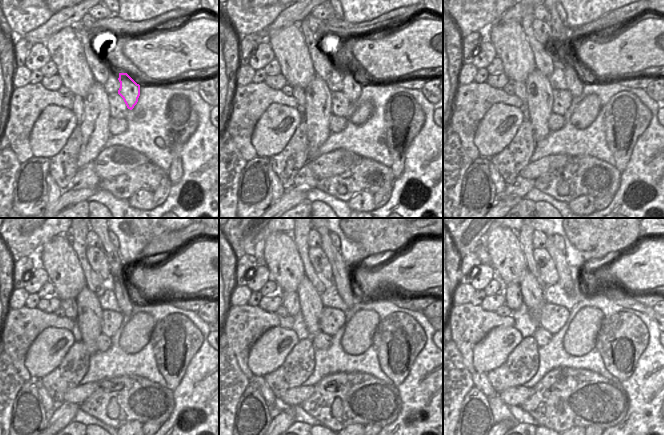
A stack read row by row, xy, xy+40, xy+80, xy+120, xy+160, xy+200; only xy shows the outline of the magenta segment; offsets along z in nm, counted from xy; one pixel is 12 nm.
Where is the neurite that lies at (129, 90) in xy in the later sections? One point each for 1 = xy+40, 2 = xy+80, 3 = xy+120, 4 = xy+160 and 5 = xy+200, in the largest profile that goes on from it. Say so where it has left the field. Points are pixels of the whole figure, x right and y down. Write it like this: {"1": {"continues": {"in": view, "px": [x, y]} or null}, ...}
{"1": {"continues": {"in": "xy+40", "px": [352, 88]}}, "2": {"continues": {"in": "xy+80", "px": [561, 32]}}, "3": {"continues": {"in": "xy+120", "px": [118, 283]}}, "4": {"continues": {"in": "xy+160", "px": [341, 277]}}, "5": {"continues": {"in": "xy+200", "px": [564, 271]}}}

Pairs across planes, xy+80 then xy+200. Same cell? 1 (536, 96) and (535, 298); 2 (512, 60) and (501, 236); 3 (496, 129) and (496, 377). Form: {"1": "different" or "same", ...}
{"1": "same", "2": "same", "3": "different"}

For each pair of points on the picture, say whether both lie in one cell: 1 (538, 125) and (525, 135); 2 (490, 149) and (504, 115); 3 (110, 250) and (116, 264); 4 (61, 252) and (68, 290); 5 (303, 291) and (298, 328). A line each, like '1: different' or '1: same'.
1: different
2: same
3: same
4: same
5: different

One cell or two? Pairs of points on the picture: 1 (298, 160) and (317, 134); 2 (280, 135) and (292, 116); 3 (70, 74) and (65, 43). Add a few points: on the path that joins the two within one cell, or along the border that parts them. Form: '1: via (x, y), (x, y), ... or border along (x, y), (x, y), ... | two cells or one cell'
1: border along (305, 123), (309, 159) | two cells
2: via (280, 130), (280, 125), (287, 118) | one cell
3: via (70, 66), (70, 59), (66, 51) | one cell

